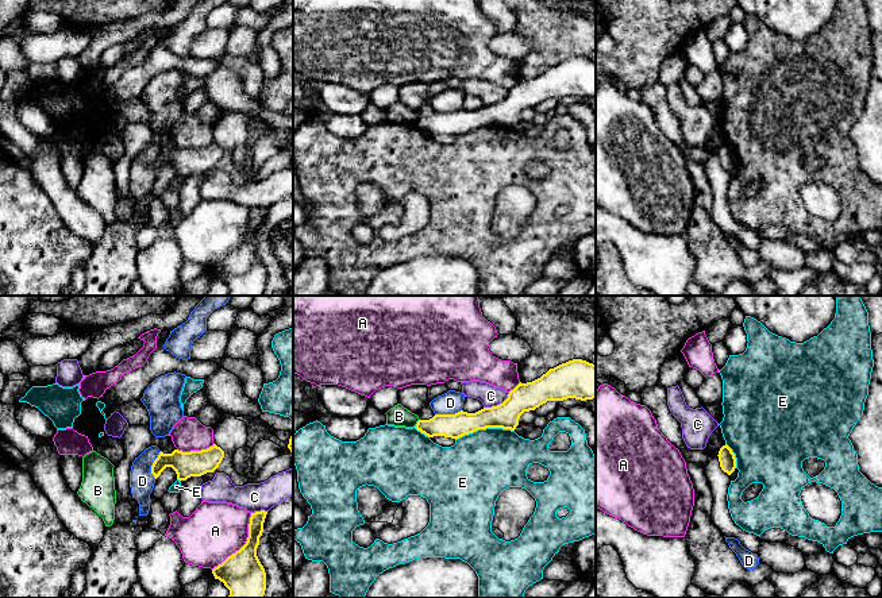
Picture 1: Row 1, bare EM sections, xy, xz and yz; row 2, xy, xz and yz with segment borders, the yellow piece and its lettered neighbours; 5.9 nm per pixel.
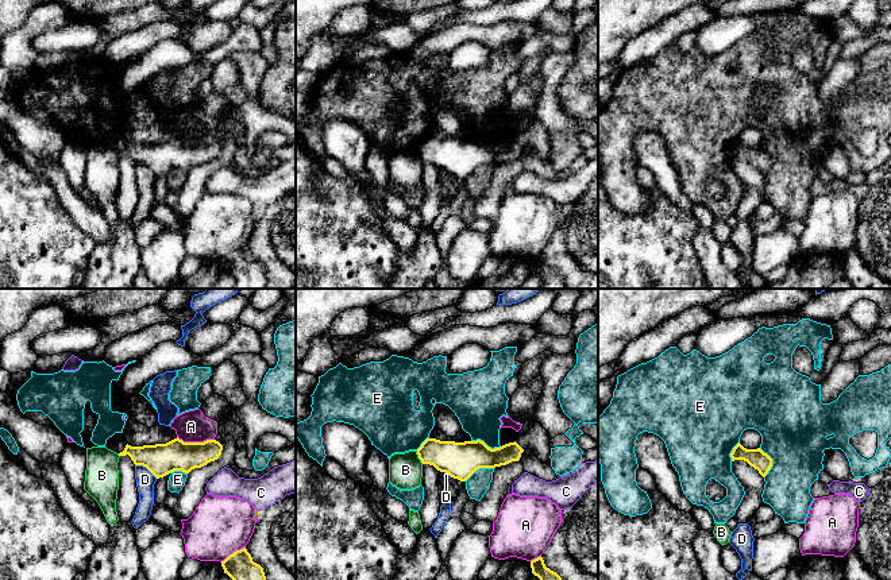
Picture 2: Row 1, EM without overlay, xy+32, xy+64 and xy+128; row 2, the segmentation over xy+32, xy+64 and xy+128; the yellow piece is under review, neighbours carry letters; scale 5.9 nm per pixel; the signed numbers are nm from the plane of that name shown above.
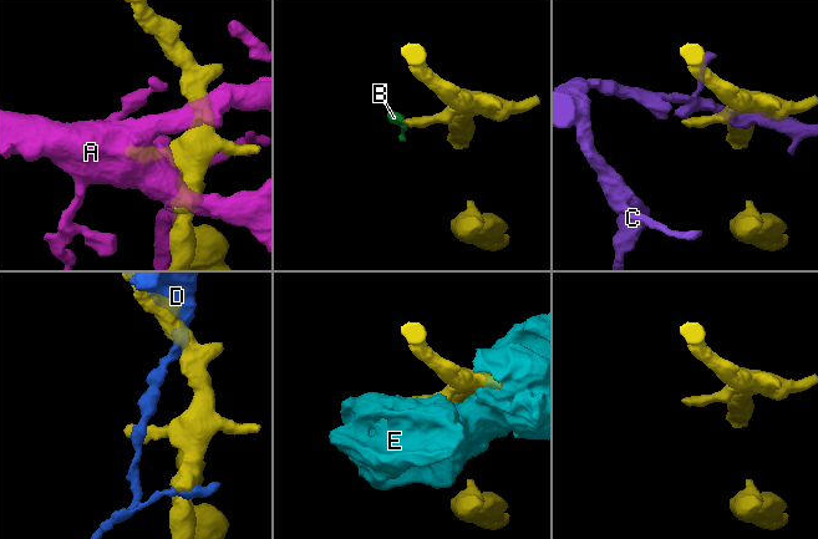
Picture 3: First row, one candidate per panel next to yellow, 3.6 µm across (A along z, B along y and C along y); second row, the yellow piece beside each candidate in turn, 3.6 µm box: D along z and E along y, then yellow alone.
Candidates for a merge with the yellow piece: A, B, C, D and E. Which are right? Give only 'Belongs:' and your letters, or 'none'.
Belongs: none

